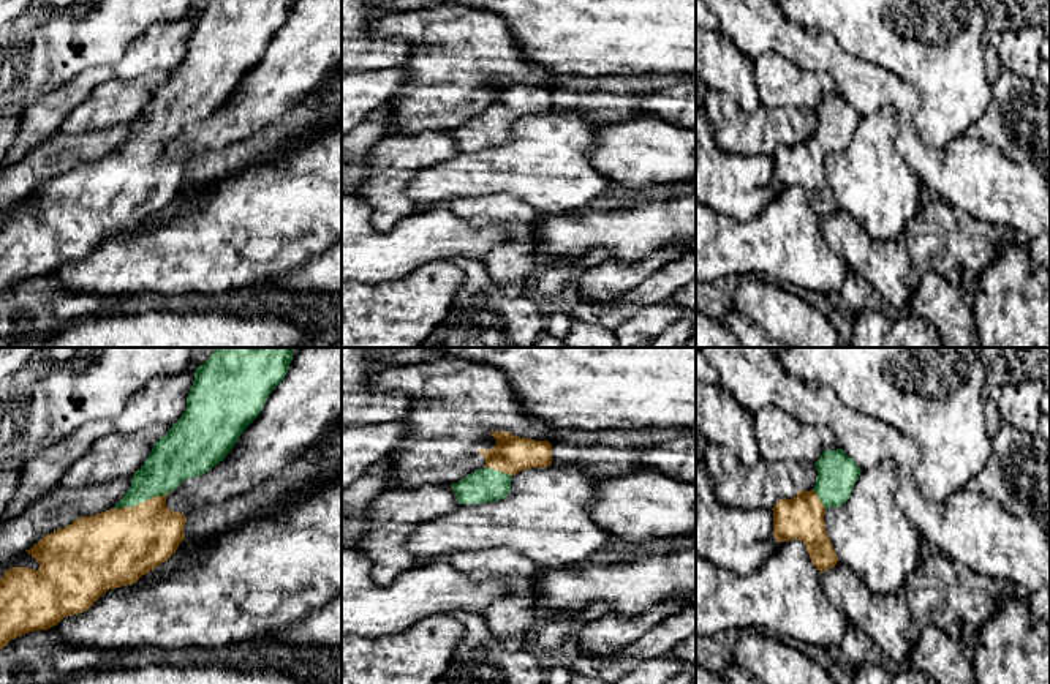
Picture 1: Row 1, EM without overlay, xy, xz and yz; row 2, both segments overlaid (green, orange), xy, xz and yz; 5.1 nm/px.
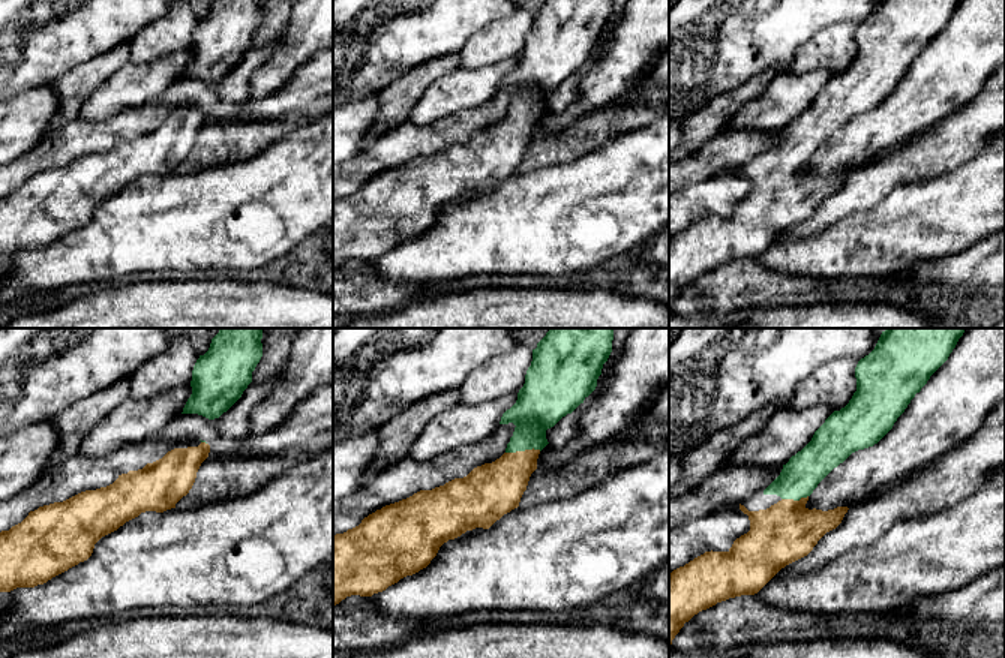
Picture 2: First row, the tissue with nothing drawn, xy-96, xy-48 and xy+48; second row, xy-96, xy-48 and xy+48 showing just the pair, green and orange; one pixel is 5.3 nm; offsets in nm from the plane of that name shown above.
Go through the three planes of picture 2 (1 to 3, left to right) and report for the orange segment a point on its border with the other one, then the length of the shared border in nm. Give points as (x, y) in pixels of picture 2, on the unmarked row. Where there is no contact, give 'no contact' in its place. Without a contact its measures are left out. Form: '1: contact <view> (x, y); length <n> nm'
1: contact xy-96 (204, 105); length 40 nm
2: contact xy-48 (522, 114); length 190 nm
3: contact xy+48 (794, 164); length 150 nm

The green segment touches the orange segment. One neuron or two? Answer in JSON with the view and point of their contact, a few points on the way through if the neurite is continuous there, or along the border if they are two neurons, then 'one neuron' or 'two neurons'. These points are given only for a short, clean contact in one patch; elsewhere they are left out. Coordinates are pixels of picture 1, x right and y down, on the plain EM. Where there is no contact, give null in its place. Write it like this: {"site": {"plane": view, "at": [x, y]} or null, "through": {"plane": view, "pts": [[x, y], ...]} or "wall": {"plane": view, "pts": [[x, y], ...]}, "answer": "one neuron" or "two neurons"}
{"site": {"plane": "xy", "at": [143, 147]}, "answer": "one neuron"}

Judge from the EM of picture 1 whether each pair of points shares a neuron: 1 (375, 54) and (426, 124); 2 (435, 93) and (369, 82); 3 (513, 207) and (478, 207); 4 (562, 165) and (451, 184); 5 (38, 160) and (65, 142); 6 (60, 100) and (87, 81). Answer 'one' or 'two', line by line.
1: two
2: two
3: one
4: one
5: one
6: one

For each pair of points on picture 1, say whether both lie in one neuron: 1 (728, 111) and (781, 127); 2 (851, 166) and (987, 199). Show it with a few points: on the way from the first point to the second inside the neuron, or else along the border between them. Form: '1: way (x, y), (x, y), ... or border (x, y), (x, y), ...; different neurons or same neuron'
1: way (740, 124), (744, 127), (769, 127); same neuron
2: border (900, 152), (905, 163), (922, 184); different neurons

